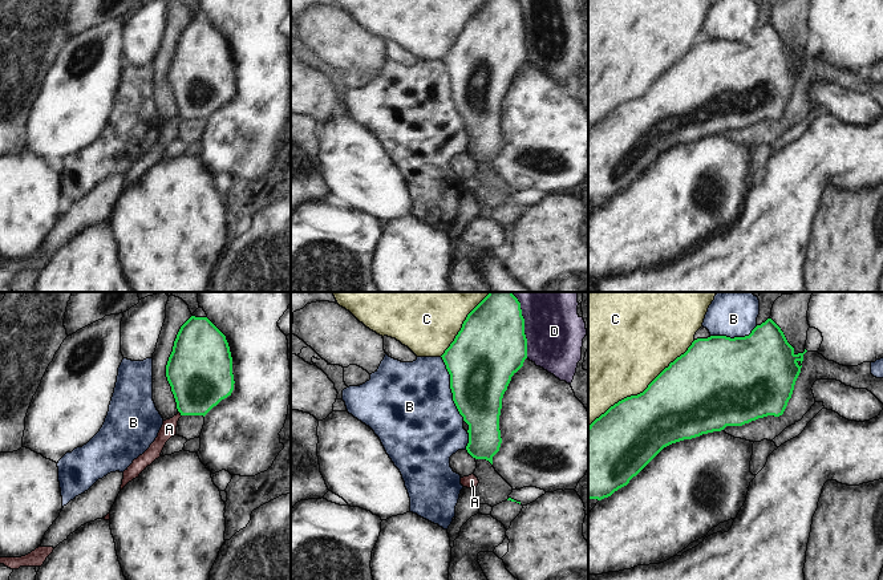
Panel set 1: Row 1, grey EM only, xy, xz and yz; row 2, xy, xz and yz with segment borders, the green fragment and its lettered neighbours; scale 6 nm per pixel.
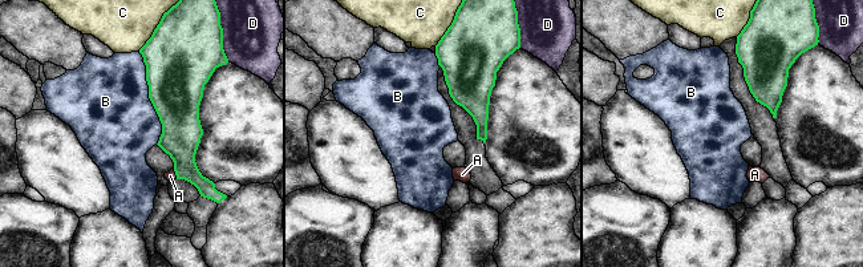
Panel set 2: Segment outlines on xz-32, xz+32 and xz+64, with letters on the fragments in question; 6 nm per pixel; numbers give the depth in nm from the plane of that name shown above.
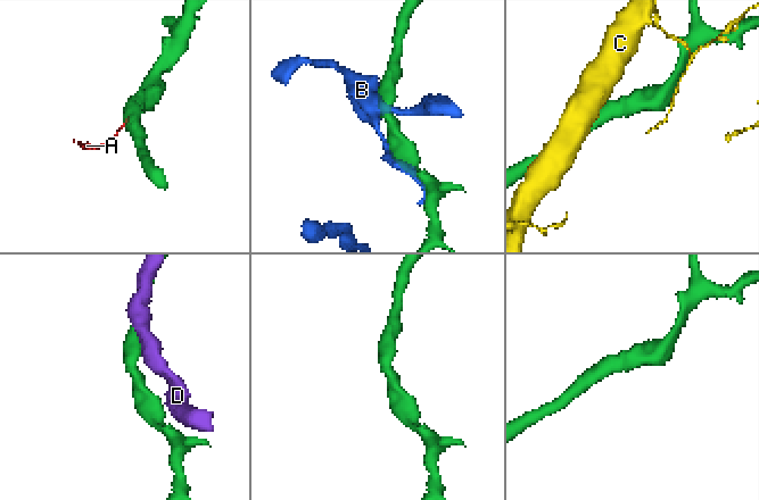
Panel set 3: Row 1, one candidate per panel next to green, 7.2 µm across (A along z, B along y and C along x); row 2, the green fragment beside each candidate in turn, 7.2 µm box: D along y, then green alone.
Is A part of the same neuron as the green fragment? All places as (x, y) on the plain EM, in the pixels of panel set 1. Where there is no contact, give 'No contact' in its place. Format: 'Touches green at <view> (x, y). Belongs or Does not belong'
Touches green at xy (179, 114). Belongs

